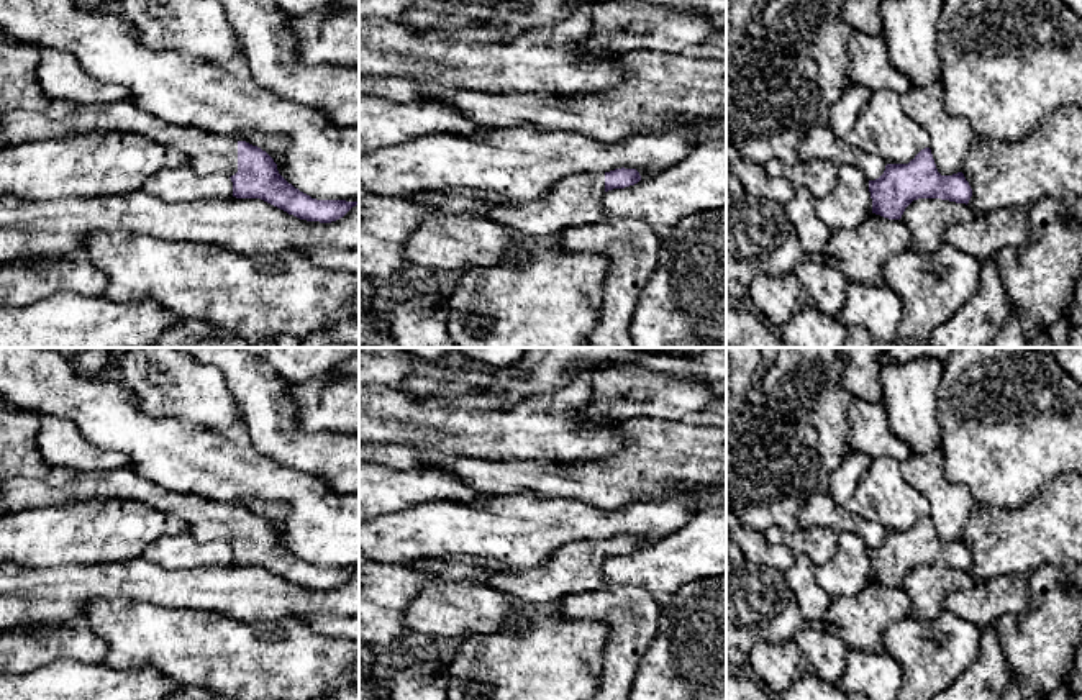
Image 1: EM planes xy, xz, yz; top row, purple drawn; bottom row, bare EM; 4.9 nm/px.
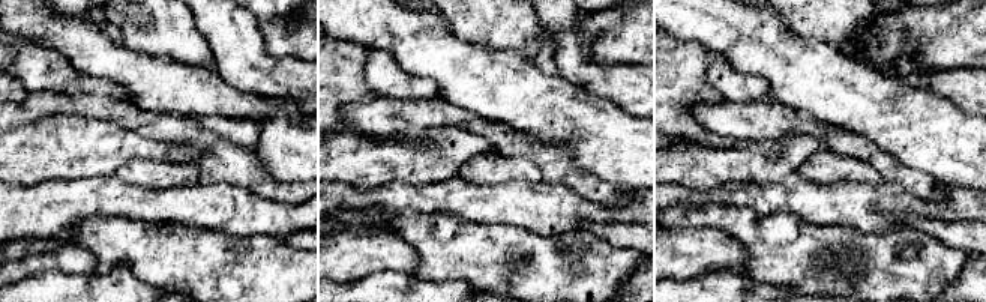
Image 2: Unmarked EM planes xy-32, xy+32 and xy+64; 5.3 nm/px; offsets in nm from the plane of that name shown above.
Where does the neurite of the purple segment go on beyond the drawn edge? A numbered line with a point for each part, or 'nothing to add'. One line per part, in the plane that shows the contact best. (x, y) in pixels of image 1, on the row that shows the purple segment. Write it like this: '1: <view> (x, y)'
1: xy (207, 153)

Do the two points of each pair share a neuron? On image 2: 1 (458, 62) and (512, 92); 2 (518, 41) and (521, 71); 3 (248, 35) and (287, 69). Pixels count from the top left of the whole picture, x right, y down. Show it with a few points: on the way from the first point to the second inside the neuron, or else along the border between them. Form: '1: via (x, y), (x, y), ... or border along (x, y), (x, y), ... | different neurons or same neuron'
1: via (471, 75), (499, 84) | same neuron
2: border along (486, 44), (496, 48), (518, 51), (532, 60) | different neurons
3: via (251, 47), (275, 69) | same neuron

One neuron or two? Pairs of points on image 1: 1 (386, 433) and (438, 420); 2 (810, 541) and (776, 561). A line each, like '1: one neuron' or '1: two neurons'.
1: one neuron
2: two neurons

